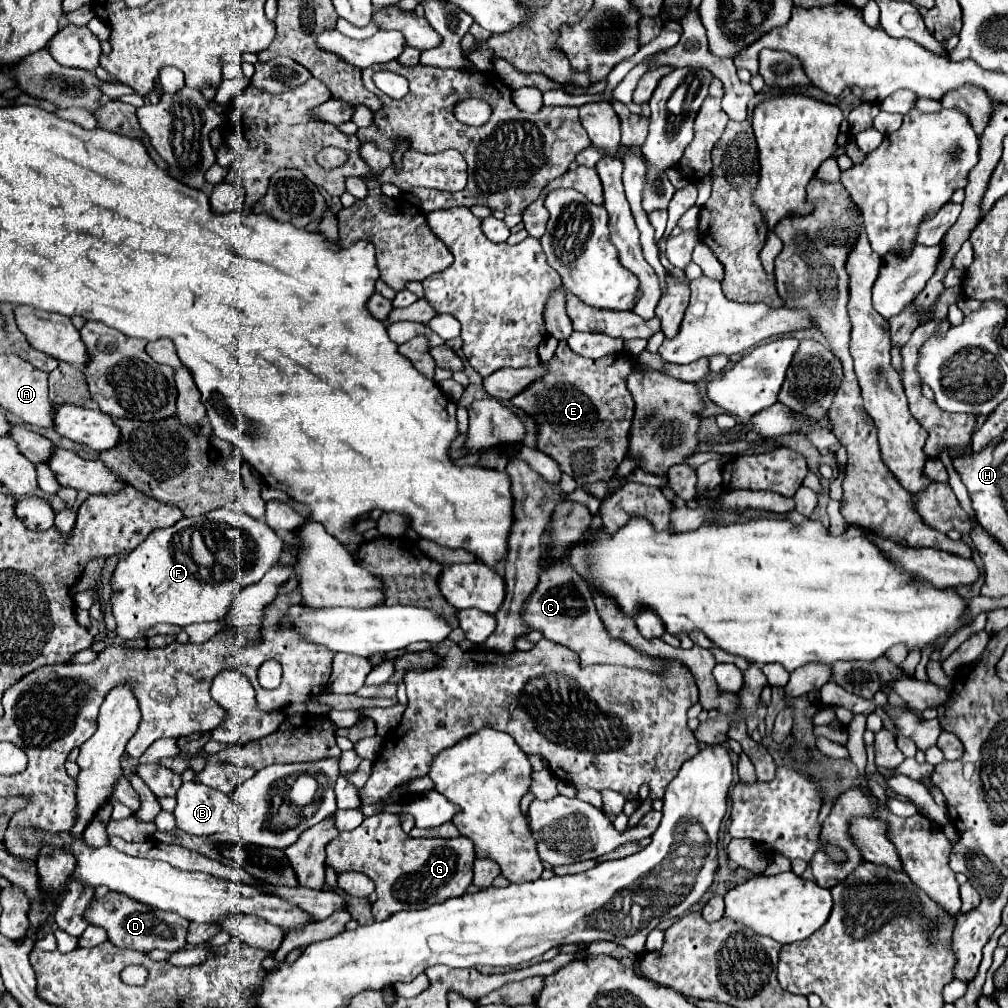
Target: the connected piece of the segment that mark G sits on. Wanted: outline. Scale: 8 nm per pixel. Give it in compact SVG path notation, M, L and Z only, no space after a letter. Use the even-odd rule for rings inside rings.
M379 813L365 817L365 821L357 829L343 831L333 841L329 841L325 851L325 865L333 871L357 871L367 875L375 883L375 921L383 921L391 913L403 909L427 909L429 905L459 897L467 891L473 879L475 851L471 841L467 841L465 837L411 839L401 829L399 813Z

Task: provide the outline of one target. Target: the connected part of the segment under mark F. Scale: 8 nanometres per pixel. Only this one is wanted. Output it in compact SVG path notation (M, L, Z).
M221 507L199 517L183 517L167 529L157 529L147 537L145 543L117 563L117 569L111 577L111 611L117 623L115 633L123 641L137 641L145 639L145 631L159 623L185 627L191 623L205 623L225 617L227 609L231 609L237 593L245 585L259 583L269 569L279 565L283 549L285 543L265 521L233 507Z

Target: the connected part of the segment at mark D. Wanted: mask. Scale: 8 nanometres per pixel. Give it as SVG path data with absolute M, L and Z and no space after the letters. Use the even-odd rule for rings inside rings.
M107 893L105 899L93 899L85 911L85 919L93 925L101 925L107 931L109 941L121 949L135 949L135 951L163 949L163 951L173 953L187 945L185 941L187 929L189 929L187 919L171 911L157 911L149 905L137 903L119 893Z

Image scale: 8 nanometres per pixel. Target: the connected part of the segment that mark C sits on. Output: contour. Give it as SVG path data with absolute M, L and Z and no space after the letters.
M555 565L551 569L541 571L539 583L531 591L531 597L527 597L521 617L523 617L523 623L531 631L541 631L545 639L573 649L579 655L581 665L611 663L611 665L649 669L649 671L657 671L657 673L663 671L661 659L645 657L645 655L637 653L633 647L629 647L627 643L611 639L607 635L607 631L595 611L593 593L589 591L587 583L569 565Z

